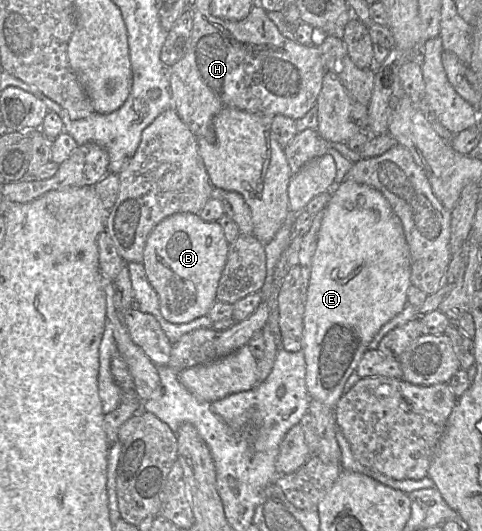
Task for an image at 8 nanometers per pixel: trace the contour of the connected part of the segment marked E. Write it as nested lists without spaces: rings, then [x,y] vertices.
[[[343,180],[331,190],[331,197],[324,208],[324,216],[319,229],[317,247],[312,258],[303,319],[303,351],[306,362],[306,387],[310,398],[334,409],[343,395],[343,389],[347,380],[351,374],[356,371],[363,354],[369,349],[369,344],[375,335],[383,325],[399,314],[408,302],[407,291],[411,285],[411,259],[402,223],[380,191],[369,185],[349,180]]]

